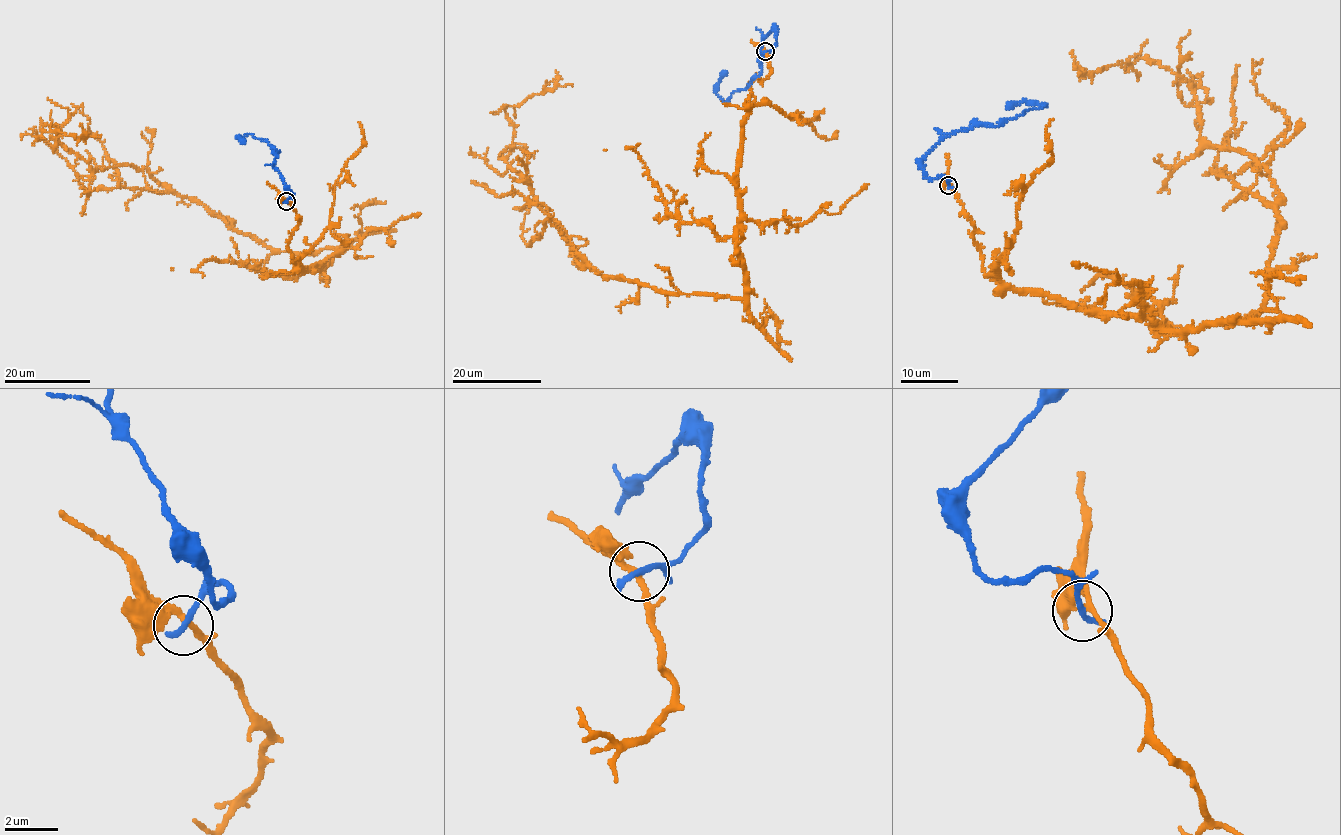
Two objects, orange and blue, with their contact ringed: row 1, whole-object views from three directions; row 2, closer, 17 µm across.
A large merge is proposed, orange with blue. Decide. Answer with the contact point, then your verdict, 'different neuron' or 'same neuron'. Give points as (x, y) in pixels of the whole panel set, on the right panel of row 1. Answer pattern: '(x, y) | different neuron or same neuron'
(948, 185) | different neuron

